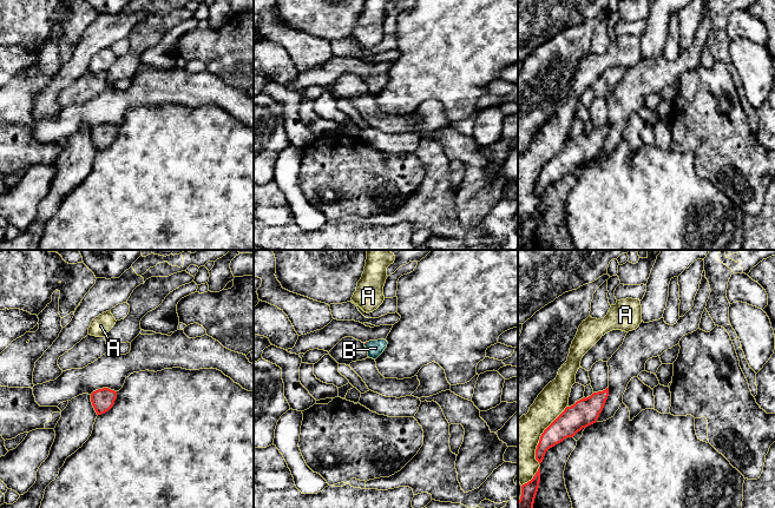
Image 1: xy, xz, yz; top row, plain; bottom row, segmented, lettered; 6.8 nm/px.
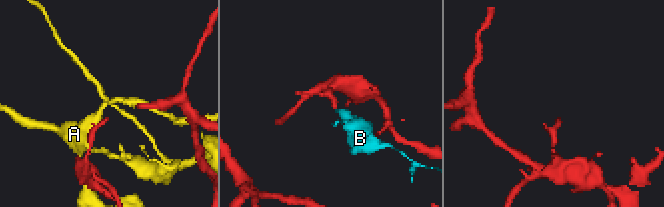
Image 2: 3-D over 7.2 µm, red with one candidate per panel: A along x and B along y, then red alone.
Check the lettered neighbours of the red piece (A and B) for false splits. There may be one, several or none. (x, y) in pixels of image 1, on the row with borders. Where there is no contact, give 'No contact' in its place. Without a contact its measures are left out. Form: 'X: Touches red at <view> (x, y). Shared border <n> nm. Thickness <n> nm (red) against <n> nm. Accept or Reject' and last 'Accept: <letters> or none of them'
A: Touches red at yz (537, 447). Shared border 650 nm. Thickness 160 nm (red) against 280 nm. Reject
B: No contact. Accept
Accept: B

